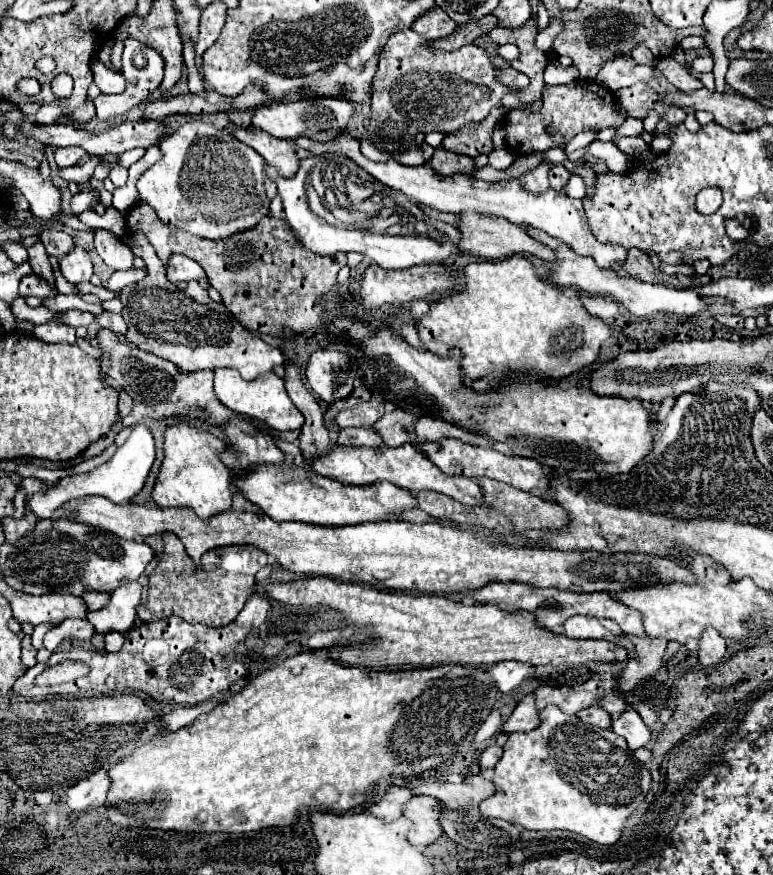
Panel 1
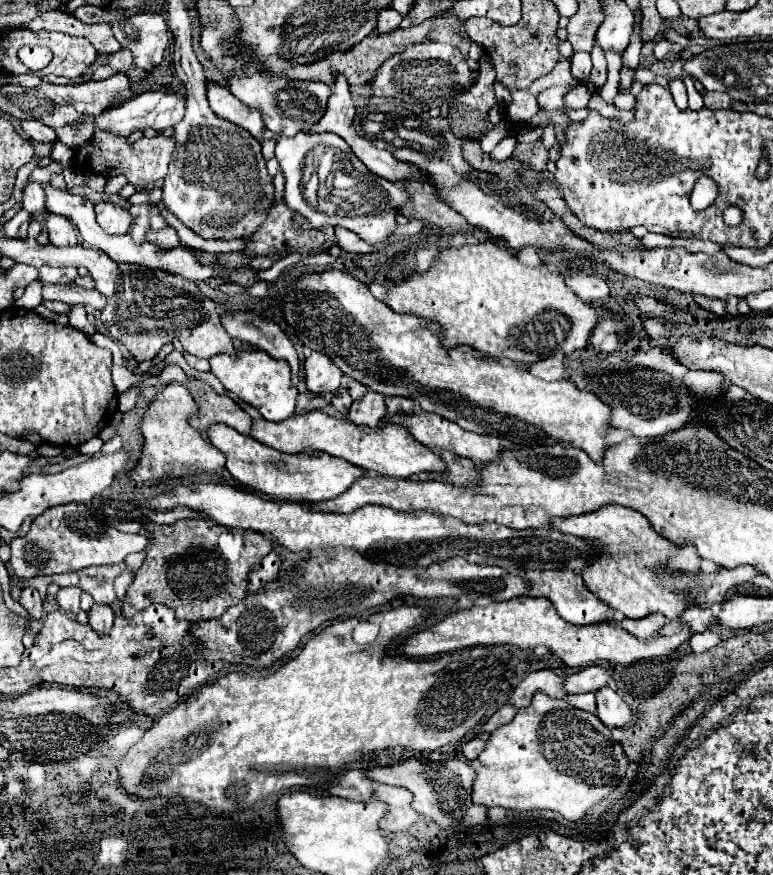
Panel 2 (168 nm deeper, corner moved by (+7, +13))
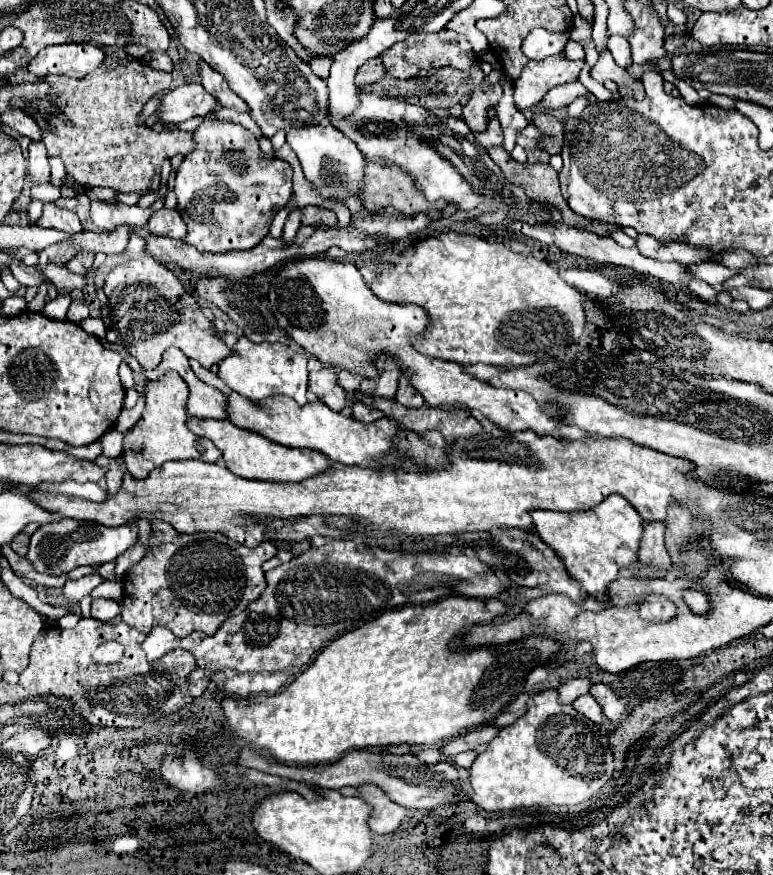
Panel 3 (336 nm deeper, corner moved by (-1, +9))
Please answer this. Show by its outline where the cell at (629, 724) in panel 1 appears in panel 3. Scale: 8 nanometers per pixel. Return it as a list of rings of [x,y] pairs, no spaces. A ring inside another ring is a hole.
[[[602,683],[592,685],[590,695],[600,703],[604,715],[612,721],[612,723],[620,723],[626,717],[626,705],[620,703],[620,699],[614,695],[614,691]]]

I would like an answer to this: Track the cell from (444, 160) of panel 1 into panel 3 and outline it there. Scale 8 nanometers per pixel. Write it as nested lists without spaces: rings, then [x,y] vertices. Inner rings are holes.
[[[490,147],[490,149],[488,149],[488,155],[490,155],[492,161],[502,169],[506,181],[510,181],[510,183],[518,183],[520,187],[524,187],[524,189],[526,189],[526,195],[532,197],[532,199],[540,199],[540,201],[548,201],[548,203],[552,203],[552,205],[562,213],[564,225],[574,227],[574,229],[586,229],[586,231],[596,233],[596,235],[610,235],[610,233],[614,233],[614,231],[620,231],[616,225],[604,225],[602,221],[588,221],[586,217],[576,215],[576,213],[568,207],[566,199],[564,199],[562,193],[560,193],[558,173],[556,173],[548,163],[516,163],[516,161],[506,153],[504,147]]]

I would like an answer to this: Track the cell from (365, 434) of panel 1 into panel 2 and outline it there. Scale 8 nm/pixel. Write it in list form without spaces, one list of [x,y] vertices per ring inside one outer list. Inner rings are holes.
[[[366,391],[366,395],[358,401],[352,403],[348,421],[356,425],[368,425],[368,427],[378,427],[380,419],[386,415],[386,405],[384,405],[384,395],[376,391]]]

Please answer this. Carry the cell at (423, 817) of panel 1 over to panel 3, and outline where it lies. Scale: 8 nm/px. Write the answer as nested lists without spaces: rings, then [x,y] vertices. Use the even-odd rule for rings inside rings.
[[[362,785],[360,787],[362,791],[362,799],[366,799],[372,807],[374,807],[374,813],[372,813],[372,821],[370,821],[370,829],[372,833],[376,835],[386,835],[386,833],[394,833],[402,819],[406,817],[408,809],[394,803],[380,787],[376,785]]]

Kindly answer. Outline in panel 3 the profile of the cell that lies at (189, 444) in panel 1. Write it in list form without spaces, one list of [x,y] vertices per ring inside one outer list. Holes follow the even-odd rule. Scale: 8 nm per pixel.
[[[166,373],[158,381],[146,385],[146,407],[140,421],[124,435],[124,459],[126,469],[136,479],[146,479],[148,473],[172,459],[200,459],[208,463],[218,463],[222,453],[204,437],[196,437],[188,429],[188,385],[178,373]]]

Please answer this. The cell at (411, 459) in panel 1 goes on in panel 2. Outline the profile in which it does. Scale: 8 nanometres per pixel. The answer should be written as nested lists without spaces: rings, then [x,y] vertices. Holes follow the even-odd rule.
[[[320,409],[302,411],[302,413],[296,411],[290,419],[280,423],[258,419],[252,423],[250,437],[272,449],[286,453],[300,453],[306,449],[324,451],[328,455],[346,459],[348,463],[364,471],[372,471],[388,477],[410,477],[412,473],[420,473],[420,471],[444,471],[444,461],[432,449],[420,445],[408,433],[408,429],[404,429],[404,425],[386,423],[378,427],[366,427],[366,425],[348,423],[346,419],[336,419]]]

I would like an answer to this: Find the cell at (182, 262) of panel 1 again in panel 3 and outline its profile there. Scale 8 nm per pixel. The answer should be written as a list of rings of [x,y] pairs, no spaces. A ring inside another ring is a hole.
[[[170,209],[156,211],[148,221],[148,229],[154,235],[162,235],[162,237],[170,237],[170,239],[184,239],[186,237],[186,225],[184,225],[180,213],[170,211]]]

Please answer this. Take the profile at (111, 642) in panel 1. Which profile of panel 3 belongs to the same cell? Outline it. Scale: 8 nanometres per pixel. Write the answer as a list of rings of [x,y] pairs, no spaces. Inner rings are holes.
[[[94,599],[92,601],[92,617],[98,621],[114,621],[120,613],[120,605],[112,599]]]

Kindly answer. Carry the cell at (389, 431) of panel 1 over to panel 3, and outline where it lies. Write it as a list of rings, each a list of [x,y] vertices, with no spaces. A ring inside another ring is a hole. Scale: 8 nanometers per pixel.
[[[402,377],[402,379],[400,379],[398,393],[396,393],[396,401],[398,401],[400,405],[404,405],[404,407],[414,407],[414,409],[424,405],[424,399],[420,397],[420,393],[410,387],[408,377]]]

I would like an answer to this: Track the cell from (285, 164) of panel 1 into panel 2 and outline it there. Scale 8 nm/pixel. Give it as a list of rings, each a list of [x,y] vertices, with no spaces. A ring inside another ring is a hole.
[[[218,83],[208,85],[208,101],[210,101],[212,111],[218,117],[246,129],[250,135],[254,135],[260,141],[264,125],[262,125],[262,117],[260,117],[260,113],[256,109],[246,107],[226,87],[222,87]]]

